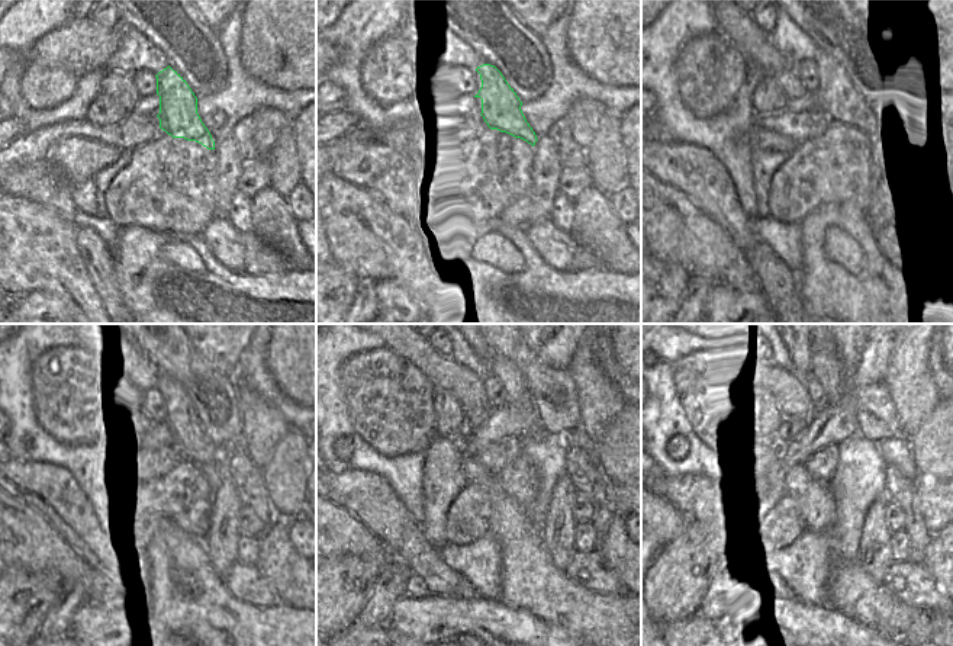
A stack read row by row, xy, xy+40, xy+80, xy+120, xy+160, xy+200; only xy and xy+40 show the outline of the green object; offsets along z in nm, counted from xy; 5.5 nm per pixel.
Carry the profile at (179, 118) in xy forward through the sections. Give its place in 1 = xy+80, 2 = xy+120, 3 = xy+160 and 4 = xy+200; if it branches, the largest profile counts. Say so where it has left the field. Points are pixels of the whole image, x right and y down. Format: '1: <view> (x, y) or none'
1: xy+80 (830, 96)
2: xy+120 (180, 418)
3: xy+160 (504, 385)
4: xy+200 (827, 379)

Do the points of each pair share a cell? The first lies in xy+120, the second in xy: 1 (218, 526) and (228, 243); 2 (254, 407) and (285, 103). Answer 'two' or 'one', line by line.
1: two
2: two

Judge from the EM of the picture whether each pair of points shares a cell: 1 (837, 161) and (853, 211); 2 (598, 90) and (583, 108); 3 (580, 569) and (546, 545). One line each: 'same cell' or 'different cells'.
1: different cells
2: different cells
3: different cells

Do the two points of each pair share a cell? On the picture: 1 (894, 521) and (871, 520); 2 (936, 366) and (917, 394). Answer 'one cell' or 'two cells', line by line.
1: two cells
2: two cells

